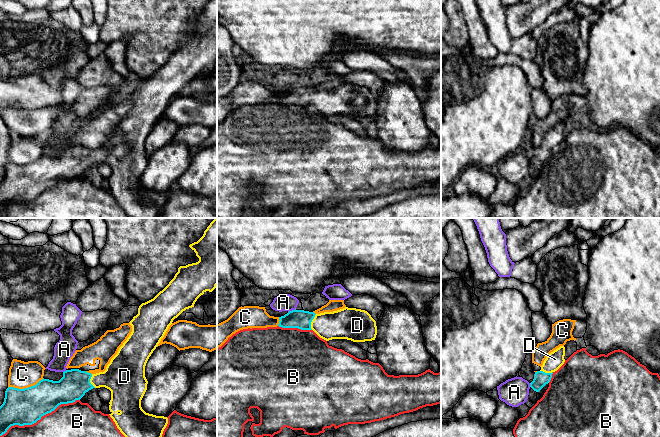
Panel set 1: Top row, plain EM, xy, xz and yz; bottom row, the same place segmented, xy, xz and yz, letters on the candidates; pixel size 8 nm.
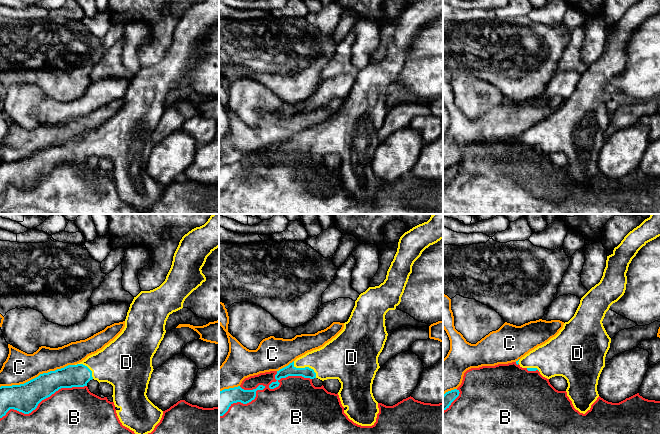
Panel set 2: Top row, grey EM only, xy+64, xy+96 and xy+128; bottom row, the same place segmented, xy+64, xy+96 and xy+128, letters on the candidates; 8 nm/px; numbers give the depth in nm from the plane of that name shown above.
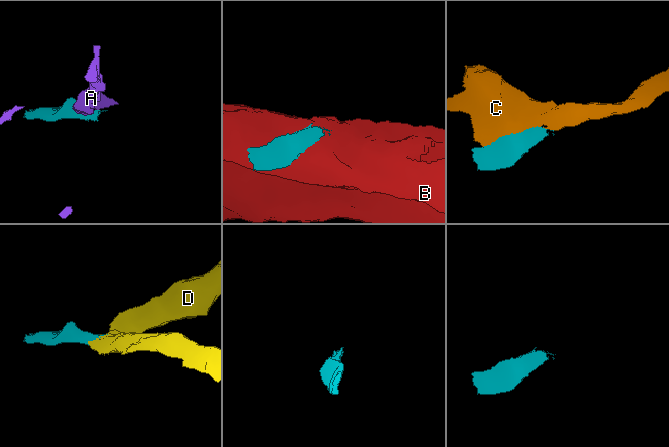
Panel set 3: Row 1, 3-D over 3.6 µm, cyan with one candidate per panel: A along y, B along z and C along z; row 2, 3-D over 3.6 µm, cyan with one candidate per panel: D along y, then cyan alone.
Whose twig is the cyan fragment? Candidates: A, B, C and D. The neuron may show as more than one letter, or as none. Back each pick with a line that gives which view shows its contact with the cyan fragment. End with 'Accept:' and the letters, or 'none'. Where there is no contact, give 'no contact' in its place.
D: xz
Accept: D

